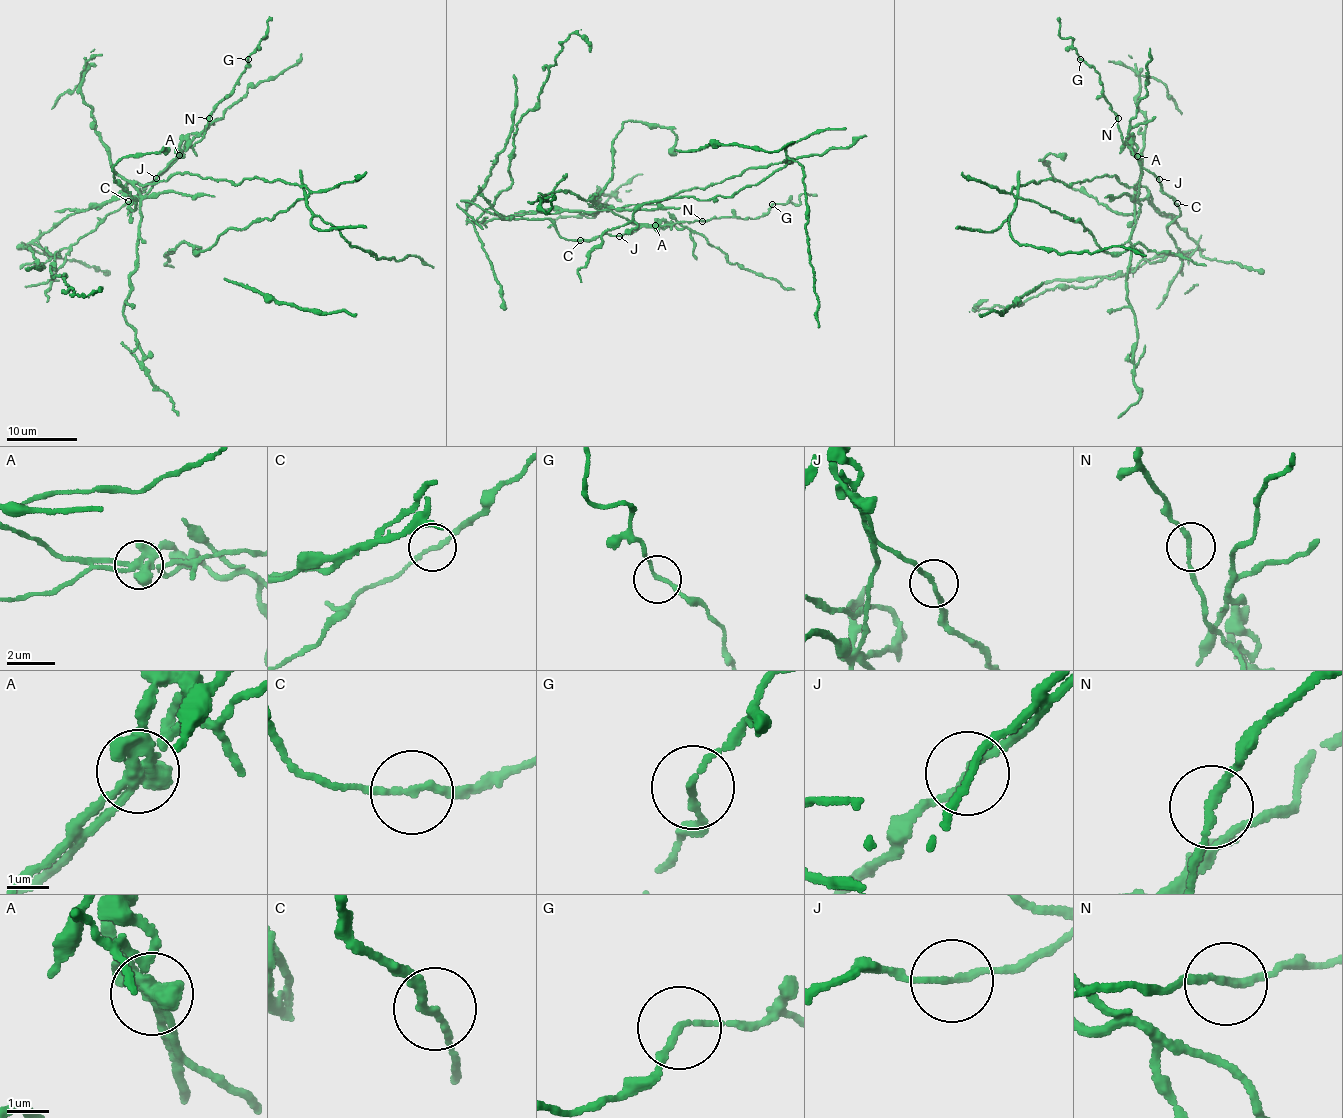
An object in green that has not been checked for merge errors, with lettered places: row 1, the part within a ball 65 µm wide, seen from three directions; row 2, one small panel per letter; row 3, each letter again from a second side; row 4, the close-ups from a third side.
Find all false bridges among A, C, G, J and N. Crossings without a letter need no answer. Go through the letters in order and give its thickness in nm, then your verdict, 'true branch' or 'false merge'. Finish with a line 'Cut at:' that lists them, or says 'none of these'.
A: 360 nm | false merge
C: 160 nm | false merge
G: 140 nm | true branch
J: 160 nm | true branch
N: 170 nm | true branch
Cut at: A, C

